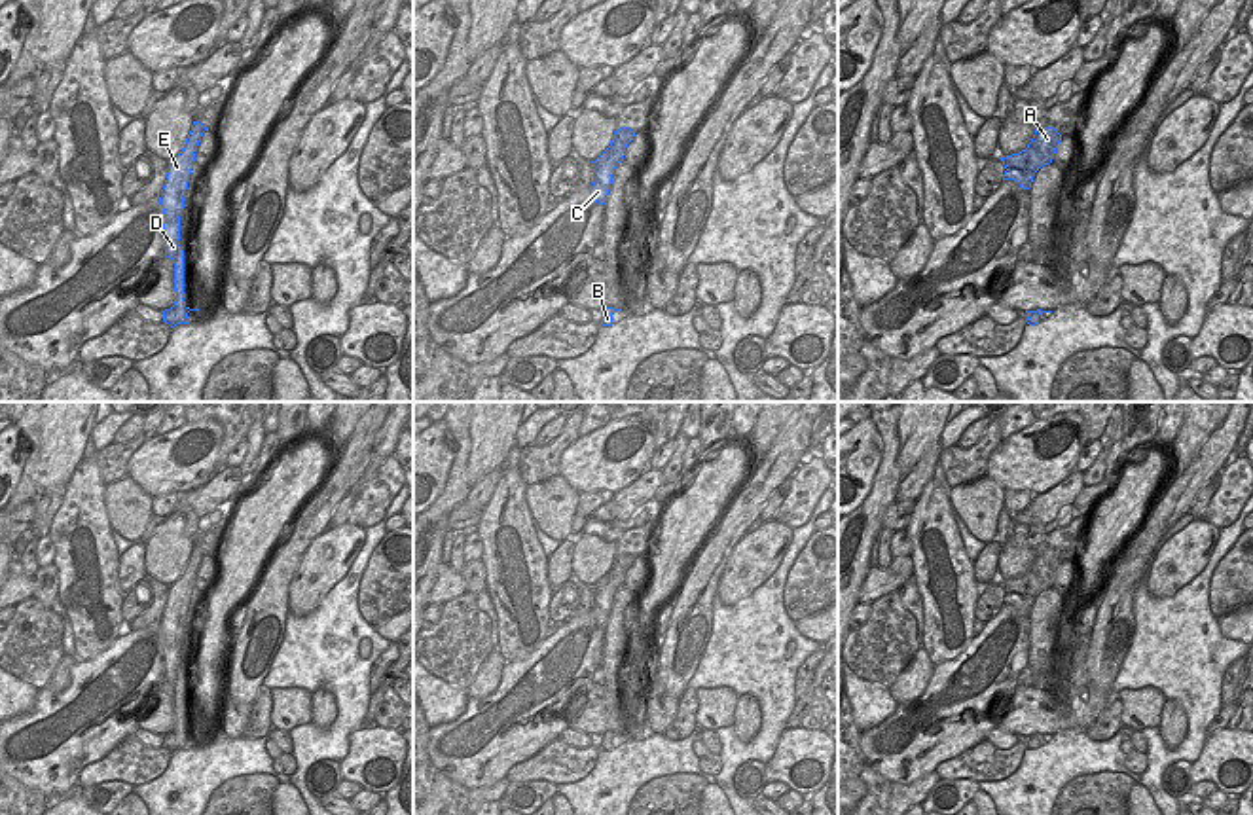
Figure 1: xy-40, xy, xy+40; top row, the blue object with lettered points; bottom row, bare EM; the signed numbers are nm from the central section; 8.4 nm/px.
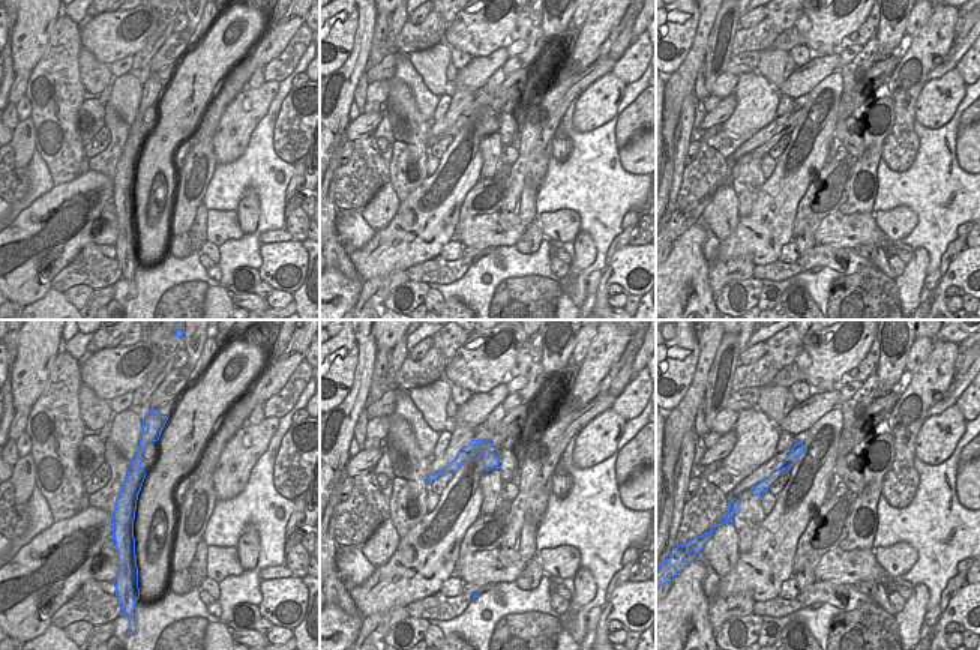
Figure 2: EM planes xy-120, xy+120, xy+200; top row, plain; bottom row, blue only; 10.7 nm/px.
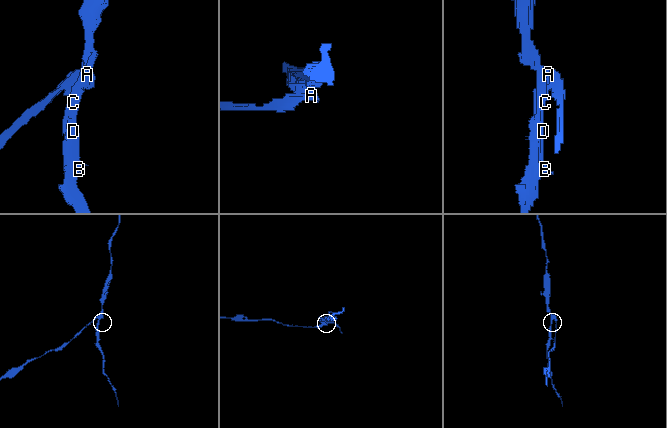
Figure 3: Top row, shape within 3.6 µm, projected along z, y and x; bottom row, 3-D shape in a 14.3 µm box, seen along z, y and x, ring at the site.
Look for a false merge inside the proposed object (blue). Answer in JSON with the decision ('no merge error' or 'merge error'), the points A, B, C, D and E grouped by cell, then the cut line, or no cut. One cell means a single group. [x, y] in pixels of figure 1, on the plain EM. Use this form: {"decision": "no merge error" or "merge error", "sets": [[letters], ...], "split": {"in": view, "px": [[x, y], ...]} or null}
{"decision": "merge error", "sets": [["A"], ["B", "C", "D", "E"]], "split": {"in": "xy", "px": [[626, 561], [620, 561], [609, 579], [594, 588]]}}

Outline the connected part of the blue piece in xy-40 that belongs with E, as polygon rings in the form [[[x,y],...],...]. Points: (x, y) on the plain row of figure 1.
[[[193,546],[191,555],[186,563],[182,576],[169,586],[169,597],[161,614],[159,629],[165,639],[163,660],[165,660],[165,680],[174,688],[174,716],[176,726],[171,734],[163,735],[163,747],[174,752],[176,749],[190,749],[188,737],[199,735],[190,734],[184,726],[184,675],[180,665],[180,641],[184,633],[184,622],[190,607],[190,599],[195,586],[195,576],[203,557],[209,555],[203,548]]]

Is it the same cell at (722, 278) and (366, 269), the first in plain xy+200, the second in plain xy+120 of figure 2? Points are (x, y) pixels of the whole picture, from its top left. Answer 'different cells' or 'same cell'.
different cells

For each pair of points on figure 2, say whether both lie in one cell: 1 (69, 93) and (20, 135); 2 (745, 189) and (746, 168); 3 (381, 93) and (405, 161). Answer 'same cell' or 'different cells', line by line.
1: different cells
2: same cell
3: different cells

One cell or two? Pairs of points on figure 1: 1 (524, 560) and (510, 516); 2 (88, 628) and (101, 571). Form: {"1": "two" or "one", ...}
{"1": "one", "2": "one"}

